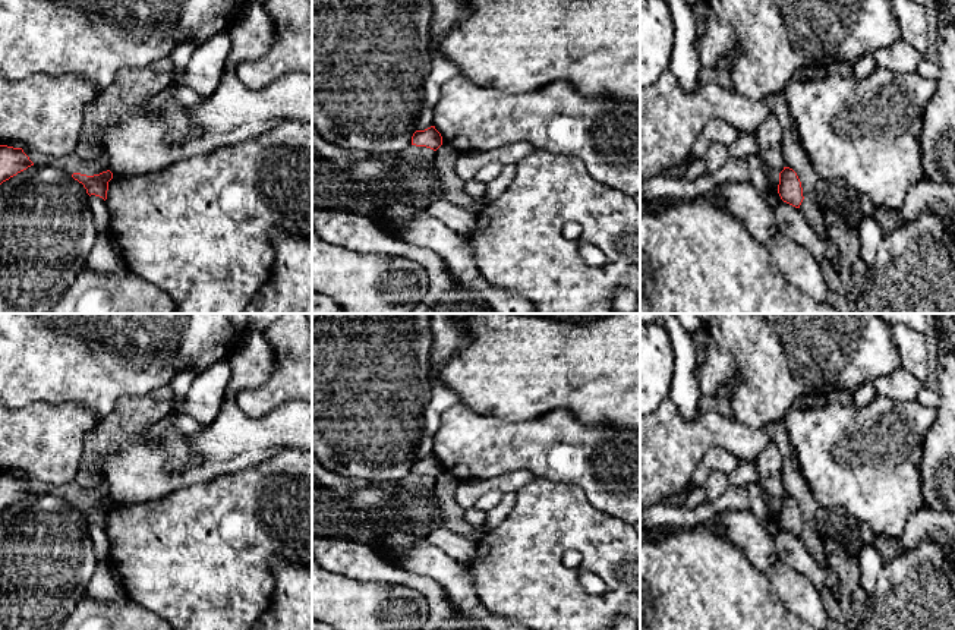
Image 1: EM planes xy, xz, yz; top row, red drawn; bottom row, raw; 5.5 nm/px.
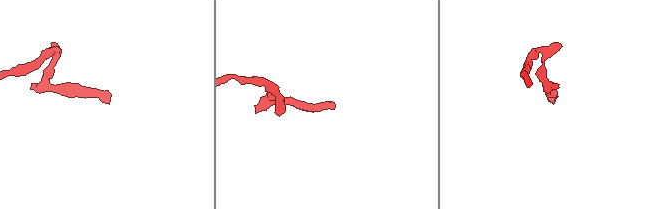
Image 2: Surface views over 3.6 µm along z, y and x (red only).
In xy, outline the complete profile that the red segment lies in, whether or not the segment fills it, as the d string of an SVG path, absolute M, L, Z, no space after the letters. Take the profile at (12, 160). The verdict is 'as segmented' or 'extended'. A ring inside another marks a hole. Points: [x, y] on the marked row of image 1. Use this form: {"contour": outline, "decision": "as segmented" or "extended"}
{"contour": "M0 145L0 185L34 166L22 148Z", "decision": "as segmented"}

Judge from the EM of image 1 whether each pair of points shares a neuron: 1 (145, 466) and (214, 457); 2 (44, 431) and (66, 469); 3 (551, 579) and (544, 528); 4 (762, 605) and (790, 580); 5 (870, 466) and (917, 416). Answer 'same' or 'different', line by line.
1: same
2: same
3: same
4: different
5: same

